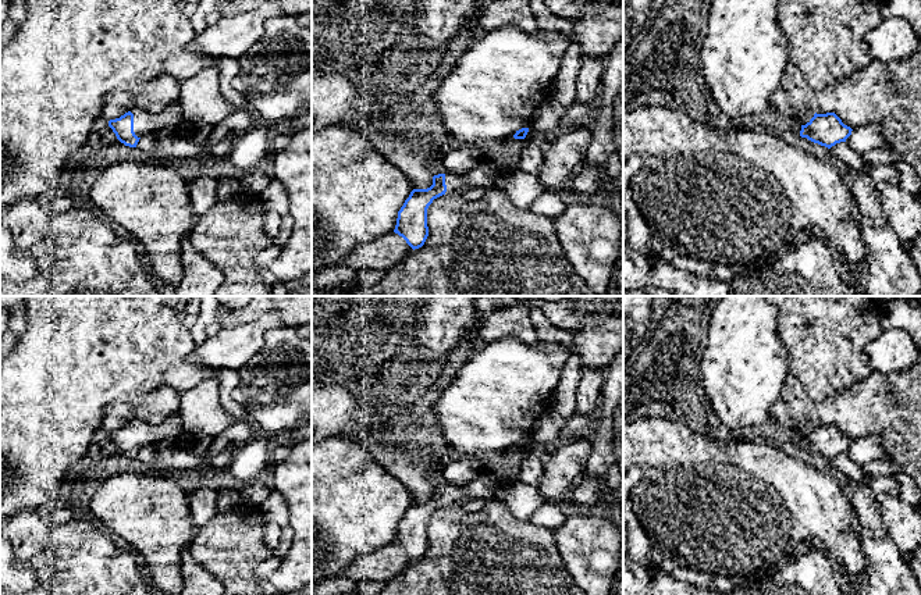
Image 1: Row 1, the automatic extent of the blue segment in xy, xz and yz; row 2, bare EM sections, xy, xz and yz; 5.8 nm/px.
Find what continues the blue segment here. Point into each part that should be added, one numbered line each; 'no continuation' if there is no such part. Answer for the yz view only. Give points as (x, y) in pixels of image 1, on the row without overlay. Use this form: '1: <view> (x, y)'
no continuation

